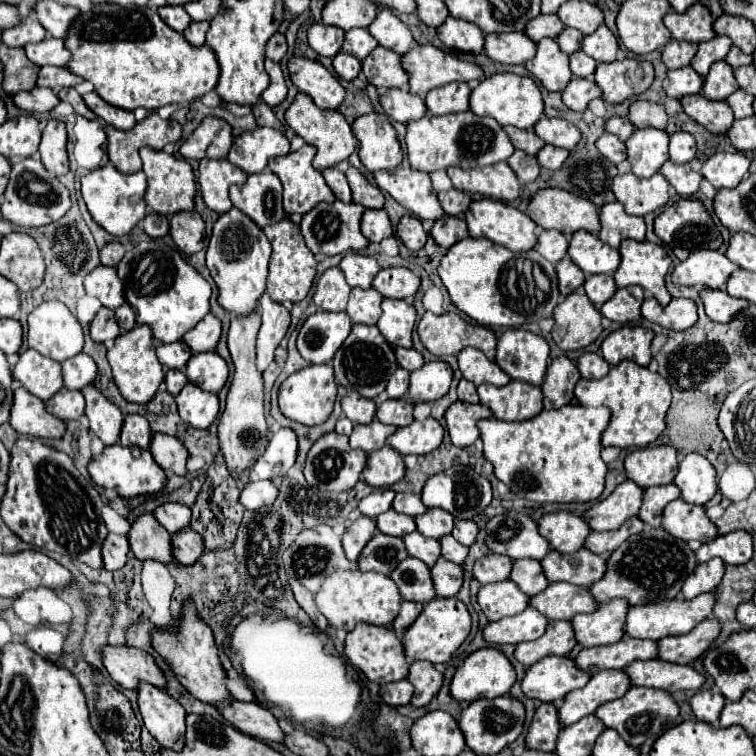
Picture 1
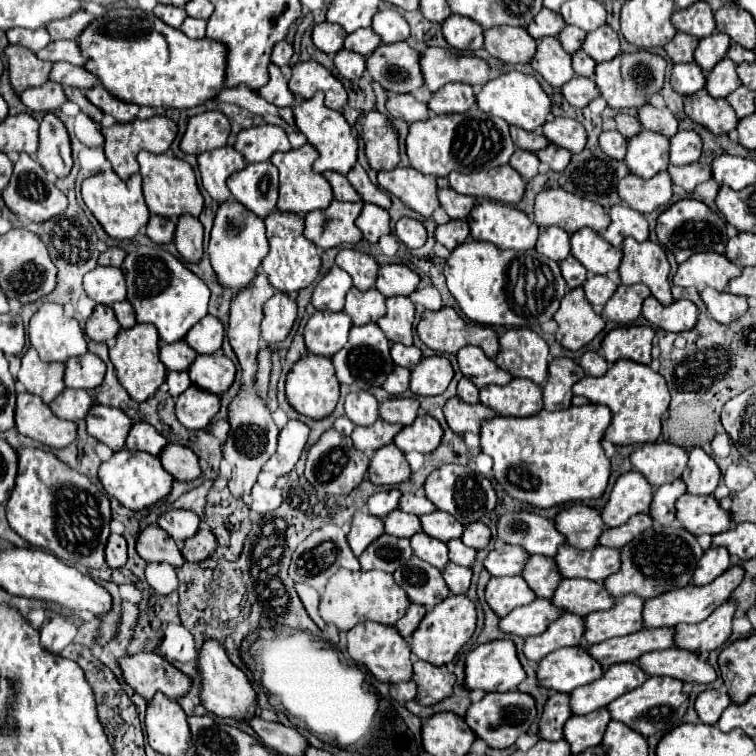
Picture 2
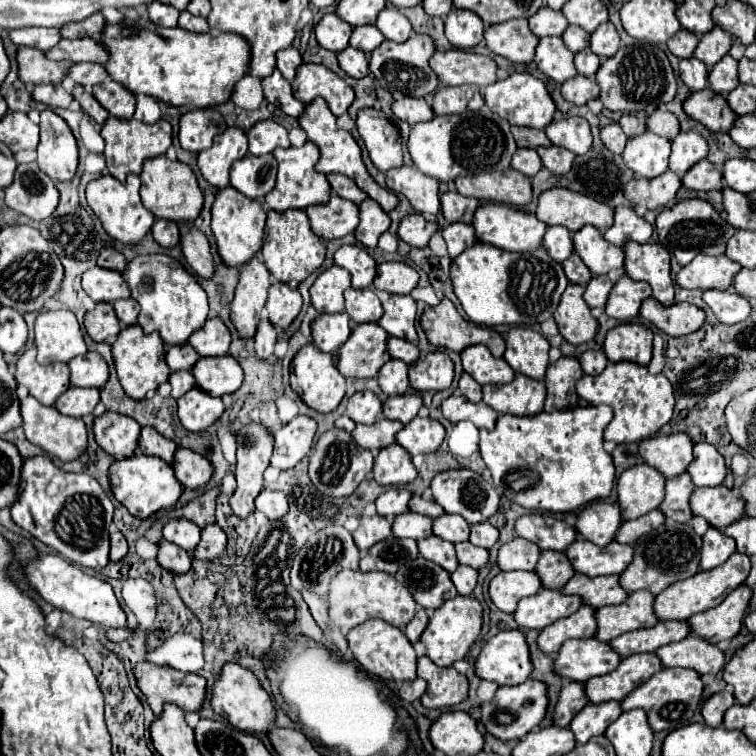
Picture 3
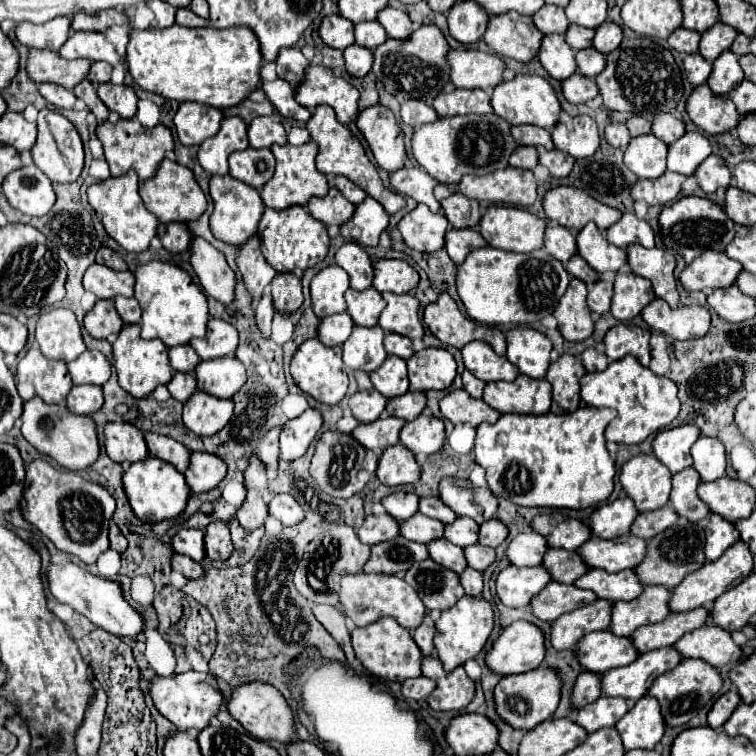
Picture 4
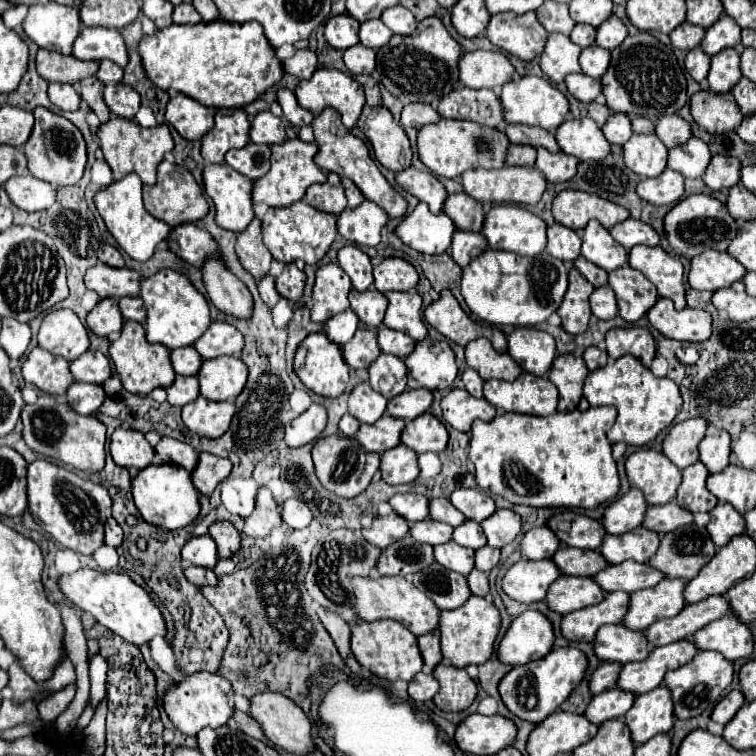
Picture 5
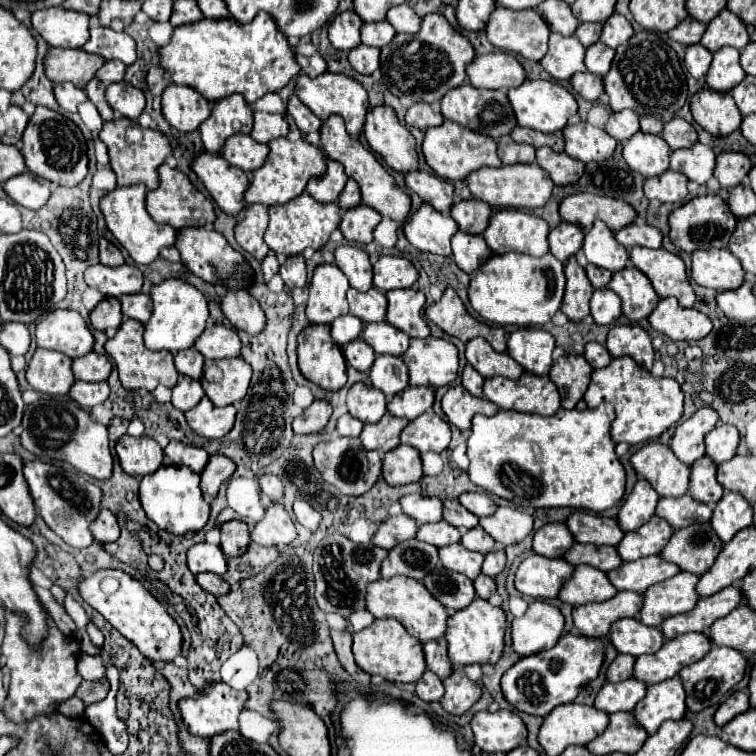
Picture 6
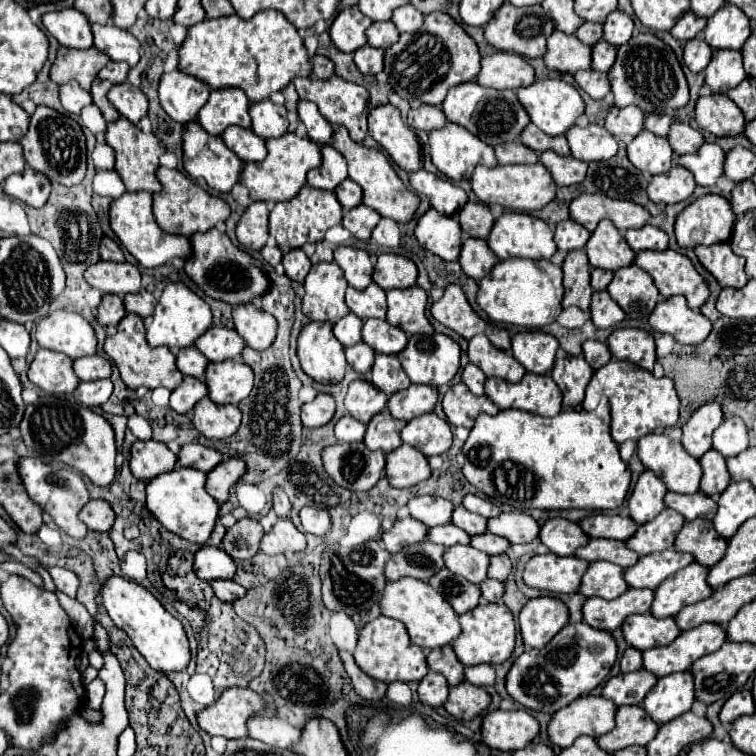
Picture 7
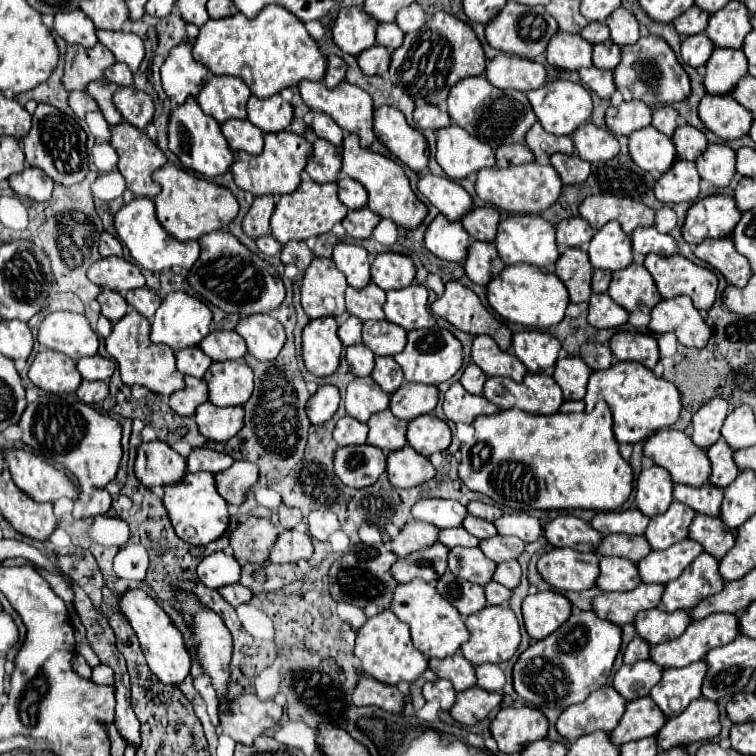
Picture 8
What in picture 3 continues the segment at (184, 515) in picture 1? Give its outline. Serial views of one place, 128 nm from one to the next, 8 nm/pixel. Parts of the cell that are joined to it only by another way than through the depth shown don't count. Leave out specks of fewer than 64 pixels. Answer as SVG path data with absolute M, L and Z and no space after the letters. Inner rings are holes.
M176 518L166 522L162 528L162 534L166 540L182 546L186 552L192 552L200 540L200 528L186 518Z

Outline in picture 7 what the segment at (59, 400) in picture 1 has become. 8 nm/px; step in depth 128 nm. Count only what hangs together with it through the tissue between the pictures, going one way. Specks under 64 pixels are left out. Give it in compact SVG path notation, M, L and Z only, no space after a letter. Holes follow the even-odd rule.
M96 380L96 382L80 382L74 390L74 398L84 406L102 406L112 394L110 380Z

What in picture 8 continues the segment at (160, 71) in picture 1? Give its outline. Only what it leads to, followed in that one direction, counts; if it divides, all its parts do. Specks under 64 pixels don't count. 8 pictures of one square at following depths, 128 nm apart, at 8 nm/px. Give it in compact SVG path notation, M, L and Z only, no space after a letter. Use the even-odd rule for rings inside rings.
M266 6L256 18L246 18L240 12L236 16L228 16L224 20L208 20L200 26L200 34L192 42L192 56L200 64L204 64L214 76L238 76L246 82L258 98L268 98L278 94L284 88L296 86L300 80L320 80L326 70L326 58L320 54L318 44L308 36L304 24L292 14L278 6Z

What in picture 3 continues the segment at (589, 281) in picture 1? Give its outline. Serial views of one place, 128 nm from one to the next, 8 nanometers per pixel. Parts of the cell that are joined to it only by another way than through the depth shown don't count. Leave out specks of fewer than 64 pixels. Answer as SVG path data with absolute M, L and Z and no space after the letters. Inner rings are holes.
M594 276L594 278L588 282L586 292L584 292L586 304L588 304L590 308L604 308L612 286L614 286L614 284L610 282L608 276Z

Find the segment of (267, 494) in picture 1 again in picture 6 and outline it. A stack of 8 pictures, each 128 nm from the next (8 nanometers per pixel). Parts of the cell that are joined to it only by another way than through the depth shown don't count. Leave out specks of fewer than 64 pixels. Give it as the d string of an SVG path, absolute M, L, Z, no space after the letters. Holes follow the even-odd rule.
M296 500L294 502L294 516L296 516L296 520L304 526L304 528L308 528L308 530L312 530L312 532L316 532L318 530L318 524L320 524L320 512L316 510L316 508L312 508L306 500Z

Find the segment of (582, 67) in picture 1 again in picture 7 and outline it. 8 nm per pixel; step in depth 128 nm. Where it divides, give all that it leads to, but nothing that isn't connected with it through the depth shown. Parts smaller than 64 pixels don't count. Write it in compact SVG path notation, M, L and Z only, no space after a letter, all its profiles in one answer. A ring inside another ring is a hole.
M600 40L592 46L592 70L608 72L614 60L616 60L616 48L612 44L606 44L604 40Z

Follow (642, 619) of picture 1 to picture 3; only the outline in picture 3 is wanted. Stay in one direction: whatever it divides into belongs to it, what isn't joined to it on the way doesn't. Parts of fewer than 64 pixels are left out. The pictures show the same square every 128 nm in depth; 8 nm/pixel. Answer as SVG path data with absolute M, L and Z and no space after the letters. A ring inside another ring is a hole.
M734 552L722 566L718 566L710 572L698 572L696 576L676 582L670 588L666 588L664 592L660 592L654 598L654 614L658 620L688 620L690 616L694 616L698 612L718 606L734 588L744 584L748 572L750 572L750 558L742 556L740 552Z

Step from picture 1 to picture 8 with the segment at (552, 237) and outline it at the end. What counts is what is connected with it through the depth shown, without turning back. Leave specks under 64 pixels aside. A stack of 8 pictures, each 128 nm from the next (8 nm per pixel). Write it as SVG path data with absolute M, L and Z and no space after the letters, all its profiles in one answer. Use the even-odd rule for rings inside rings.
M568 218L562 220L556 226L556 244L558 248L578 248L582 244L586 244L590 238L594 236L590 224L586 224L586 220L578 218Z

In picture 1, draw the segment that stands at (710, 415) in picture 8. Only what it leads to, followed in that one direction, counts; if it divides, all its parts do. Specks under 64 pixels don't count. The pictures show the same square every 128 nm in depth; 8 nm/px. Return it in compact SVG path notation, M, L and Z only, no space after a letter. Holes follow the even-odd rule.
M648 446L648 448L640 448L640 450L630 452L626 456L626 460L624 460L626 478L634 480L640 488L670 484L674 480L676 468L678 468L678 452L672 446Z

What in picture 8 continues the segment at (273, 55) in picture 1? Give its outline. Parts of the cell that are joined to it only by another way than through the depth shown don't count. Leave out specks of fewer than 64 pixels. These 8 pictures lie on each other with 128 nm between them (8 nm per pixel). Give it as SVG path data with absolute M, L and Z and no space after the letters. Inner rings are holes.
M328 56L326 58L326 74L324 74L324 84L328 88L338 86L344 80L346 74L346 62L340 56Z

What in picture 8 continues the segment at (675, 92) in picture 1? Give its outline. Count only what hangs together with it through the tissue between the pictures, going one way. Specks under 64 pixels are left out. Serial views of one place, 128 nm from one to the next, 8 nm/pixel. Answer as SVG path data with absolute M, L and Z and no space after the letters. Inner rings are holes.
M704 32L682 40L682 60L692 68L704 66L710 58L712 50L714 50L714 44L710 42L710 38Z

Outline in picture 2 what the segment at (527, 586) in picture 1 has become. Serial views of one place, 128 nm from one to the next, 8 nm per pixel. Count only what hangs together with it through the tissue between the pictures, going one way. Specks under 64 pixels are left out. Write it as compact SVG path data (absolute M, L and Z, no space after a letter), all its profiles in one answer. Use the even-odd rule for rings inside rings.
M530 556L520 576L526 580L536 598L550 598L562 580L554 558L548 556Z

